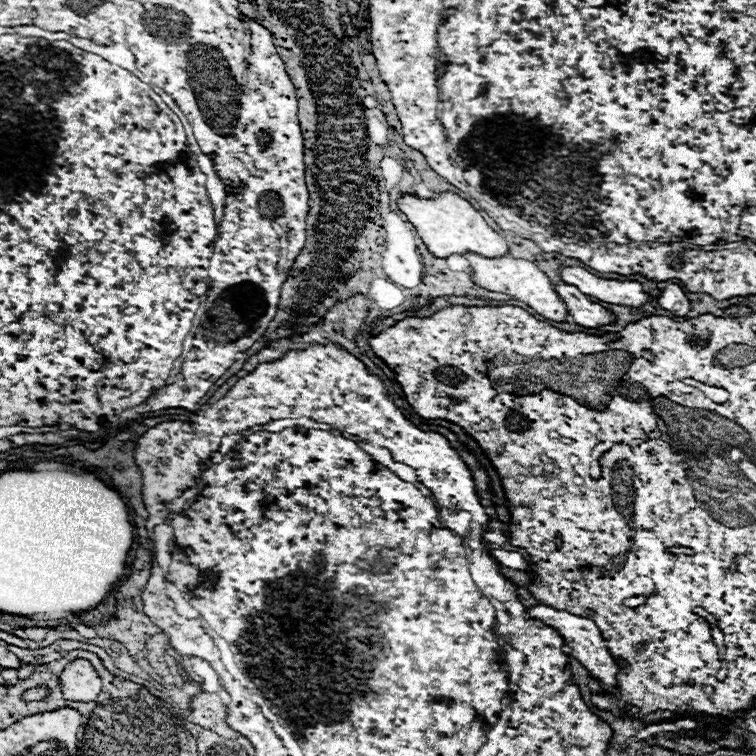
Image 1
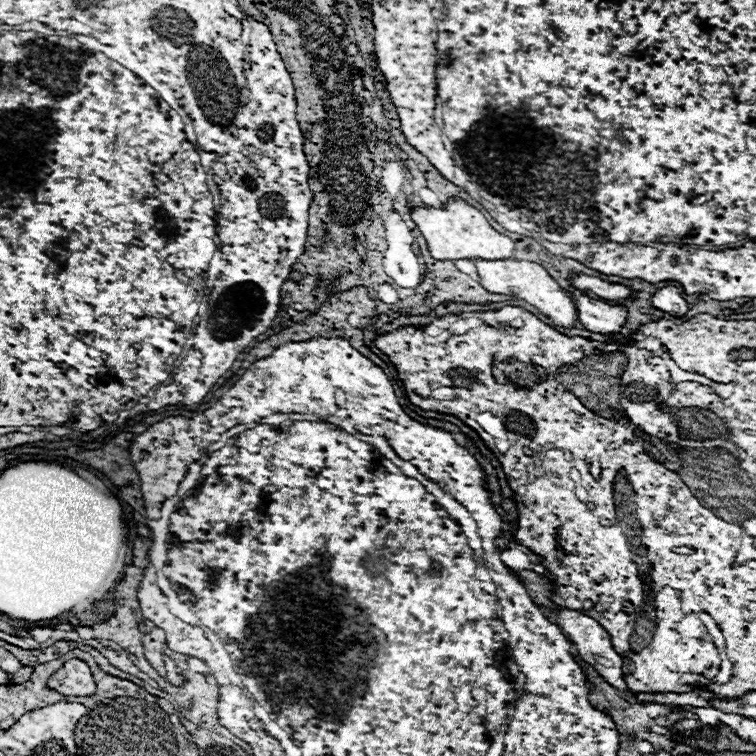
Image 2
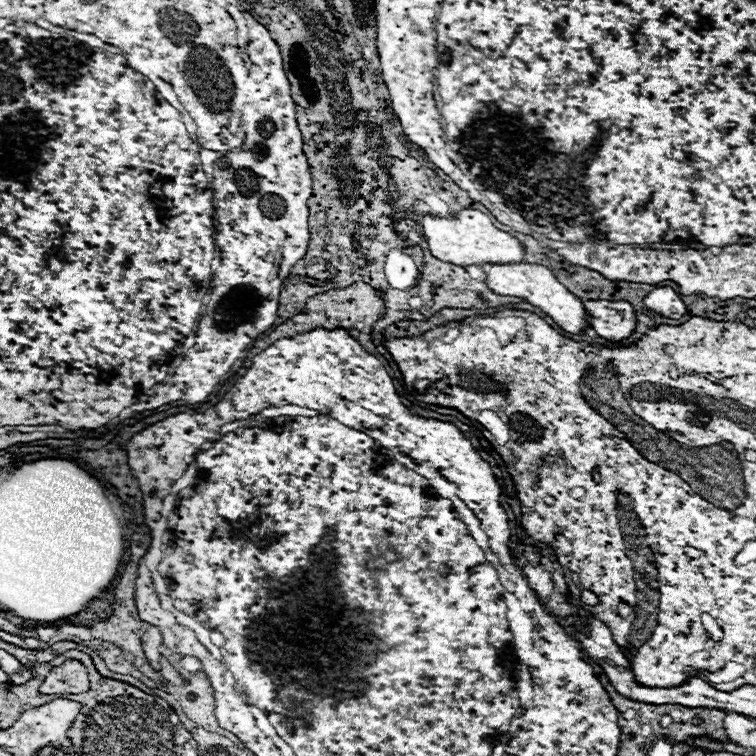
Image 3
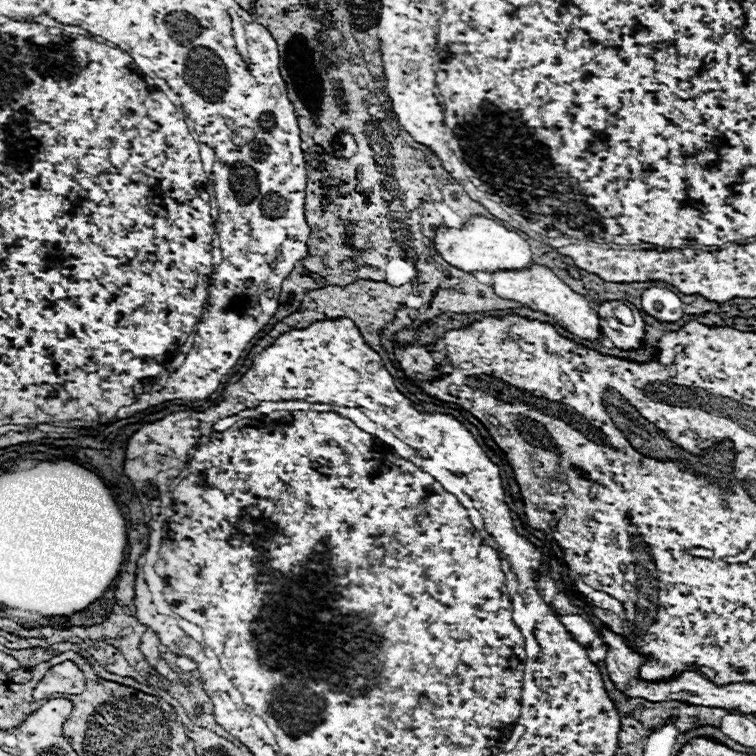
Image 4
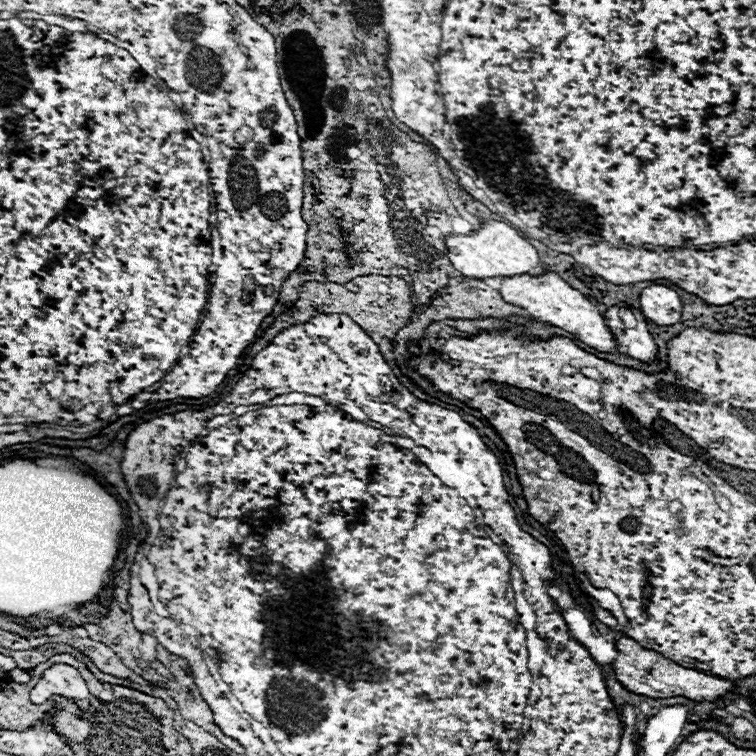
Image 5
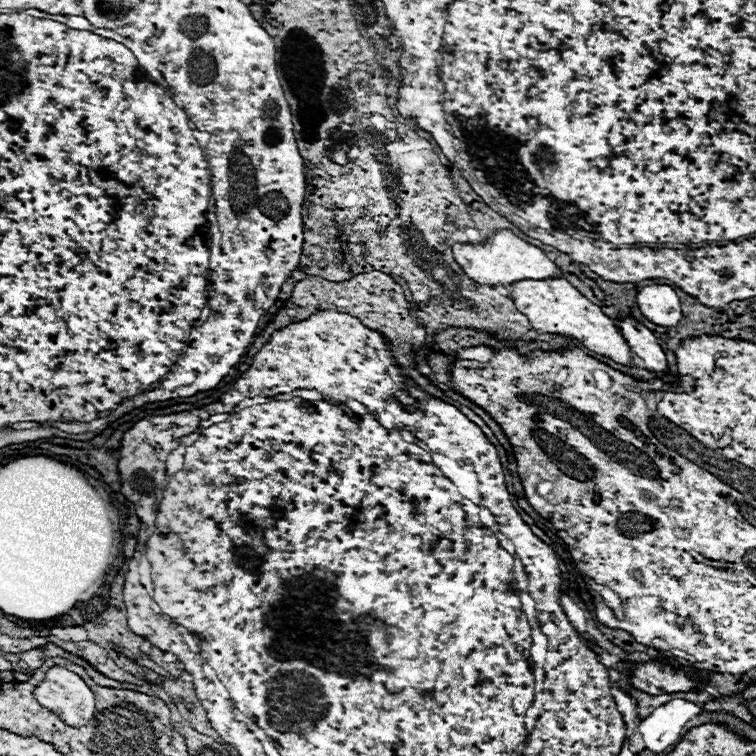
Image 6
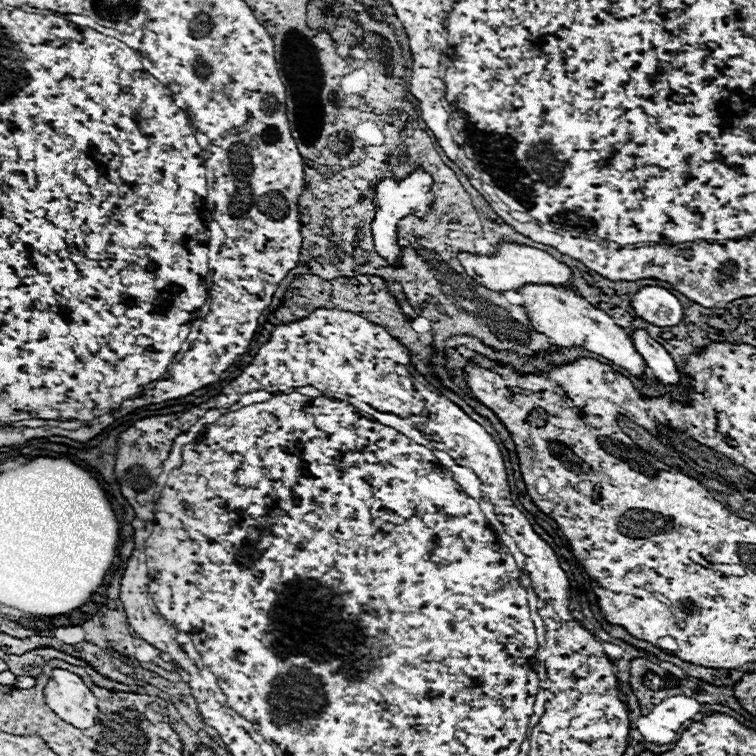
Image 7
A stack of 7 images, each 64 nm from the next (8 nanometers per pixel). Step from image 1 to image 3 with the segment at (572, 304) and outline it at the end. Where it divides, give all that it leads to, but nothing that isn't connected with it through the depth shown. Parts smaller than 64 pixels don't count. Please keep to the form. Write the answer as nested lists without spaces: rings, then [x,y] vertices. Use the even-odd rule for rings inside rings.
[[[584,300],[584,310],[590,320],[592,330],[606,340],[620,342],[636,326],[634,308],[624,300],[620,300],[620,302]]]

